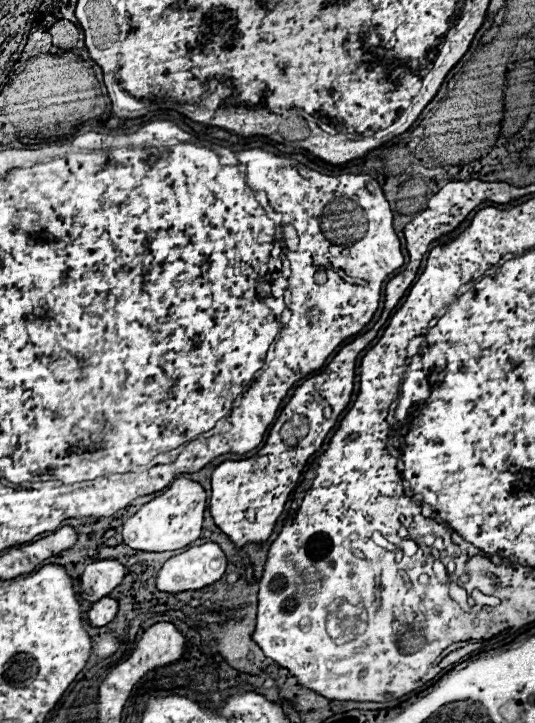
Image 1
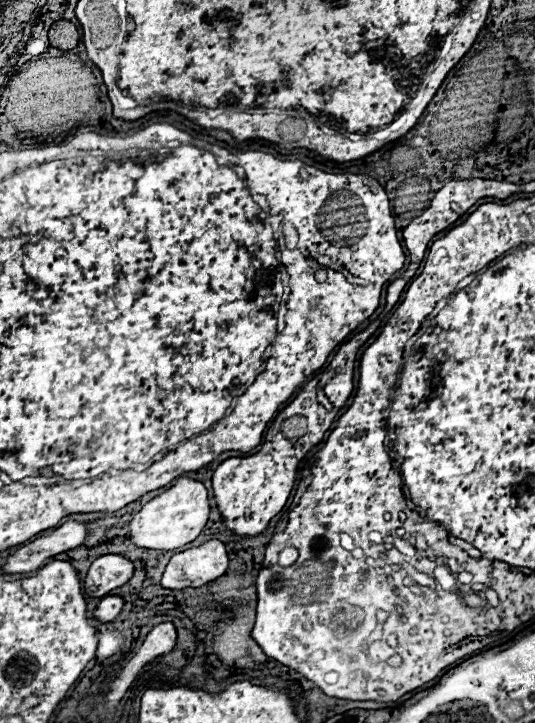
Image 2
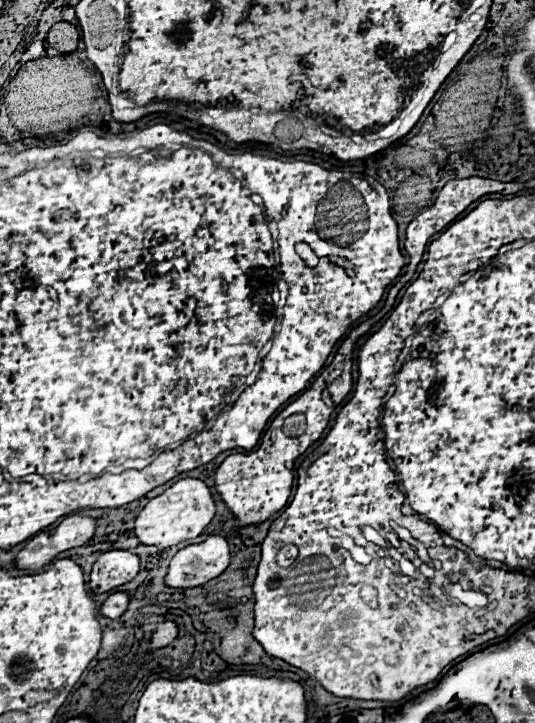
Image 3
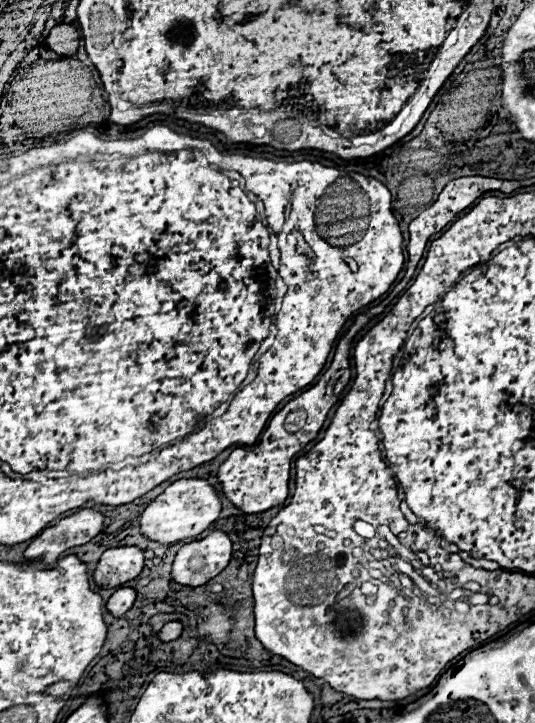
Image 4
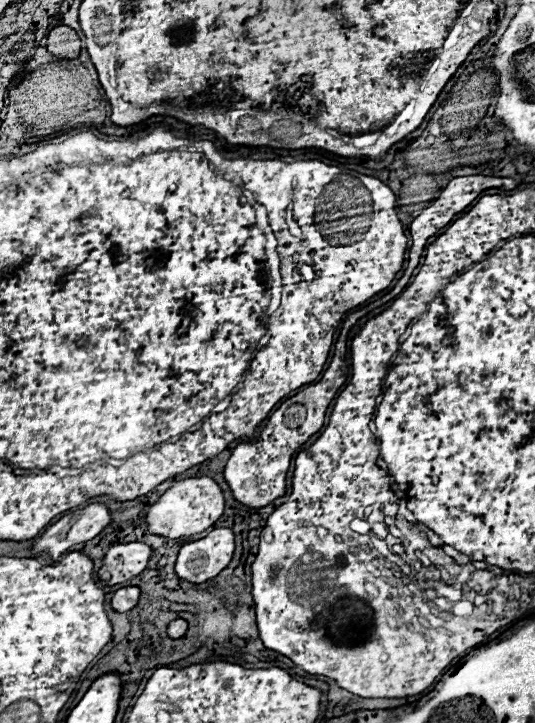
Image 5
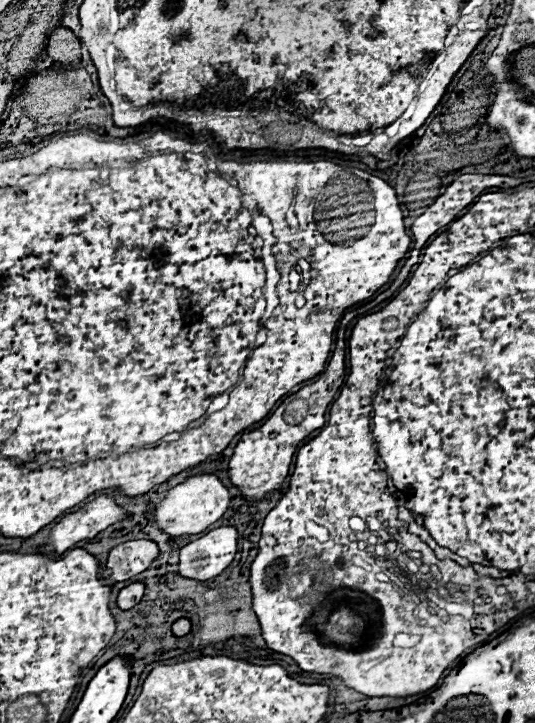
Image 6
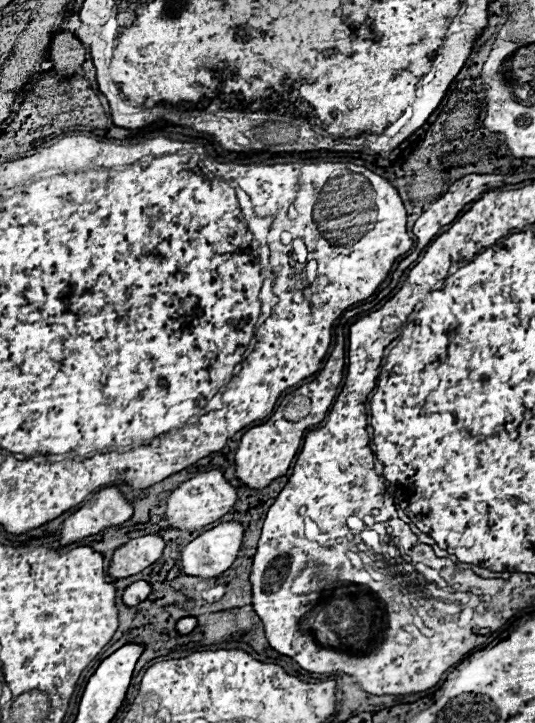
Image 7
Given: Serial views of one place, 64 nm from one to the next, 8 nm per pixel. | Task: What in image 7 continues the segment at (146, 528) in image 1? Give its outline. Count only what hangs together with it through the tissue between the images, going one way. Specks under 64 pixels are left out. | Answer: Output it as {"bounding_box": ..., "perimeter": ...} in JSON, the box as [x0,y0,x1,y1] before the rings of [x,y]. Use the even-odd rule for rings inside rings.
{"bounding_box":[166,470,236,532],"perimeter":[[[210,470],[210,472],[204,472],[204,474],[198,474],[186,482],[182,482],[168,498],[166,502],[166,522],[168,522],[168,528],[172,530],[188,530],[188,532],[194,532],[194,530],[200,530],[212,522],[216,522],[218,518],[222,518],[232,506],[234,506],[234,500],[236,500],[236,490],[224,480],[222,472],[218,470]]]}

